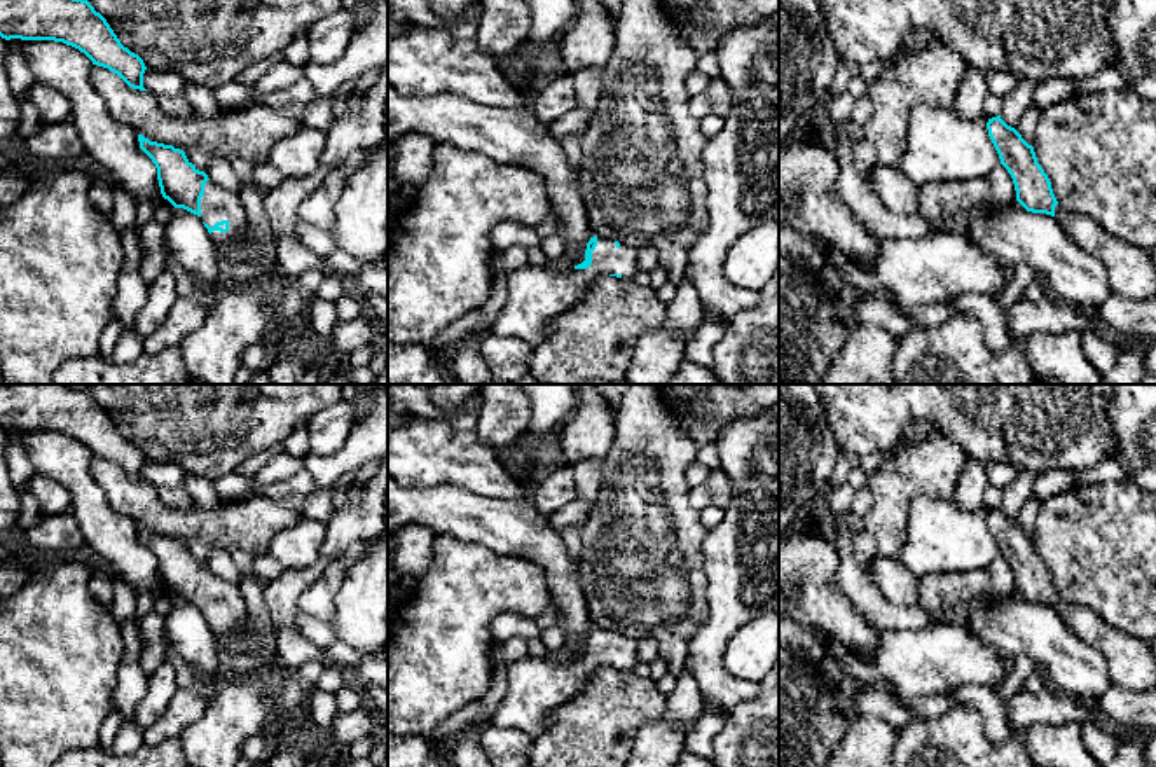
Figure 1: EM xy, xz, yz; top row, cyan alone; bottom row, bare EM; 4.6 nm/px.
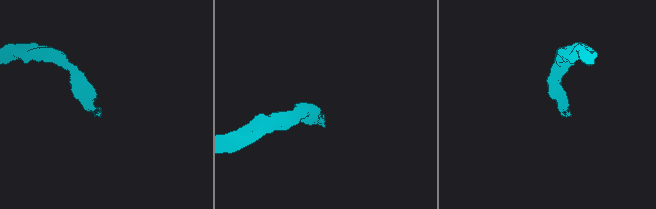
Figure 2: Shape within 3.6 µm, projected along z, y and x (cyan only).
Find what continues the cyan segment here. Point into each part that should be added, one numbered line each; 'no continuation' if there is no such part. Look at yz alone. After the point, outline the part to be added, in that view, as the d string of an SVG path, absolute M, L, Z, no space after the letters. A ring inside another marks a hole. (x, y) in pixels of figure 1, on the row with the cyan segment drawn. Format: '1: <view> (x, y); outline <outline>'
1: yz (1132, 273); outline M1055 206L1055 218L1067 238L1095 257L1107 271L1114 295L1132 301L1156 297L1156 262L1151 252L1109 234L1095 220Z

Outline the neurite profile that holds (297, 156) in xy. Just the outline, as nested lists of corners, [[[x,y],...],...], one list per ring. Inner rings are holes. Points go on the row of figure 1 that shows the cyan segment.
[[[300,124],[297,131],[281,138],[269,150],[267,162],[290,180],[302,180],[320,168],[327,133]]]

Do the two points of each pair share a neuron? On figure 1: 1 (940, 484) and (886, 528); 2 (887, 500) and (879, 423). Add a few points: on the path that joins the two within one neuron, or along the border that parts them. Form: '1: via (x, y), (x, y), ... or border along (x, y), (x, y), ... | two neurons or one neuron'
1: via (922, 484), (915, 484), (889, 511) | one neuron
2: border along (896, 441), (891, 446) | two neurons

